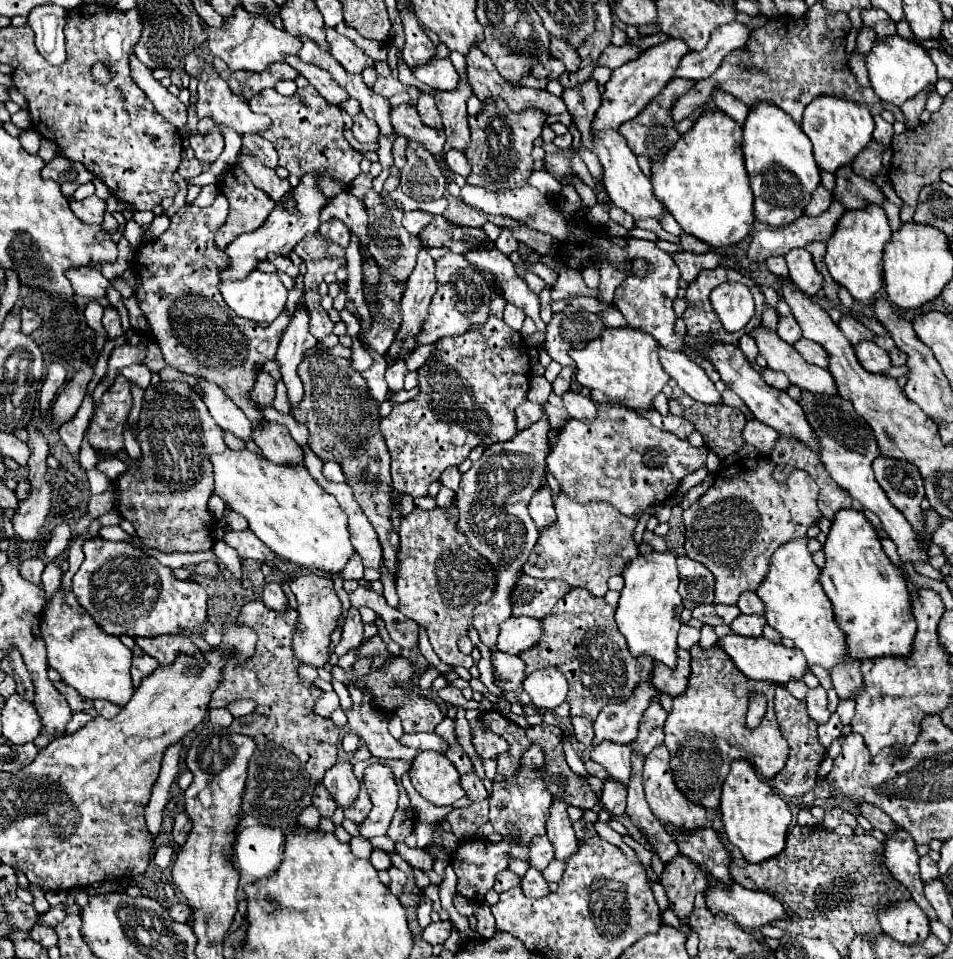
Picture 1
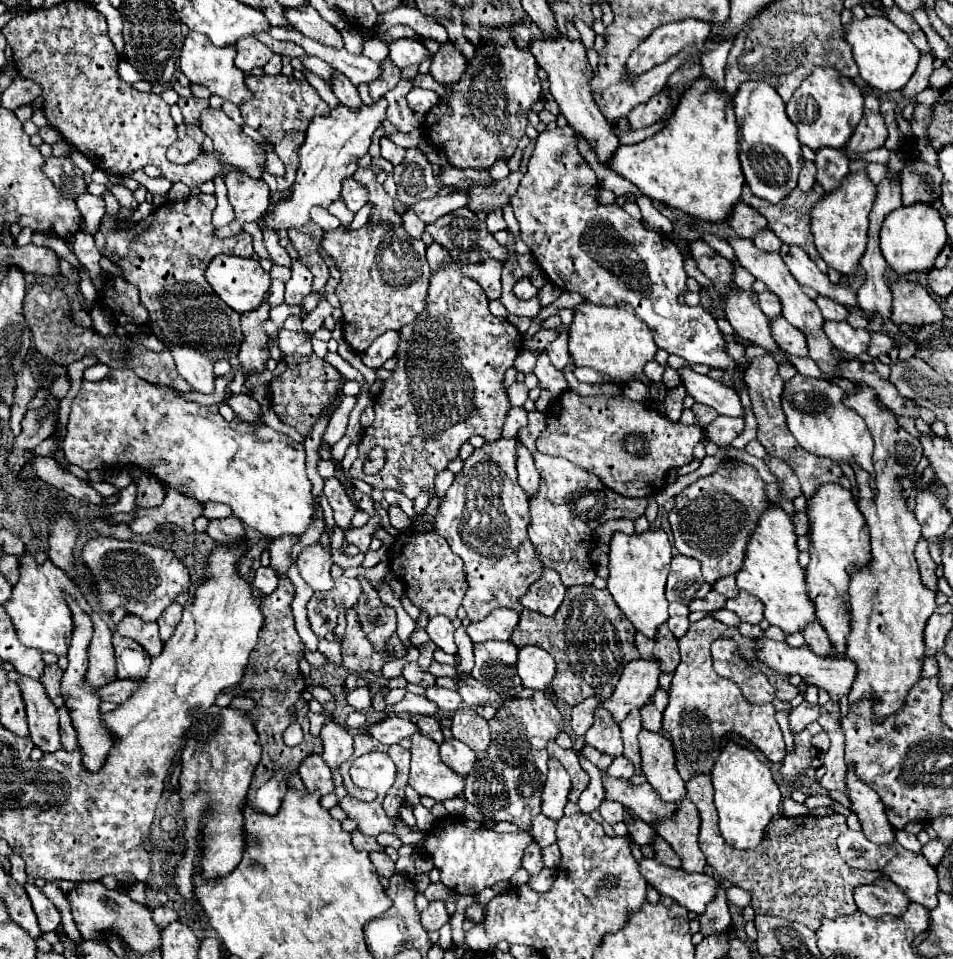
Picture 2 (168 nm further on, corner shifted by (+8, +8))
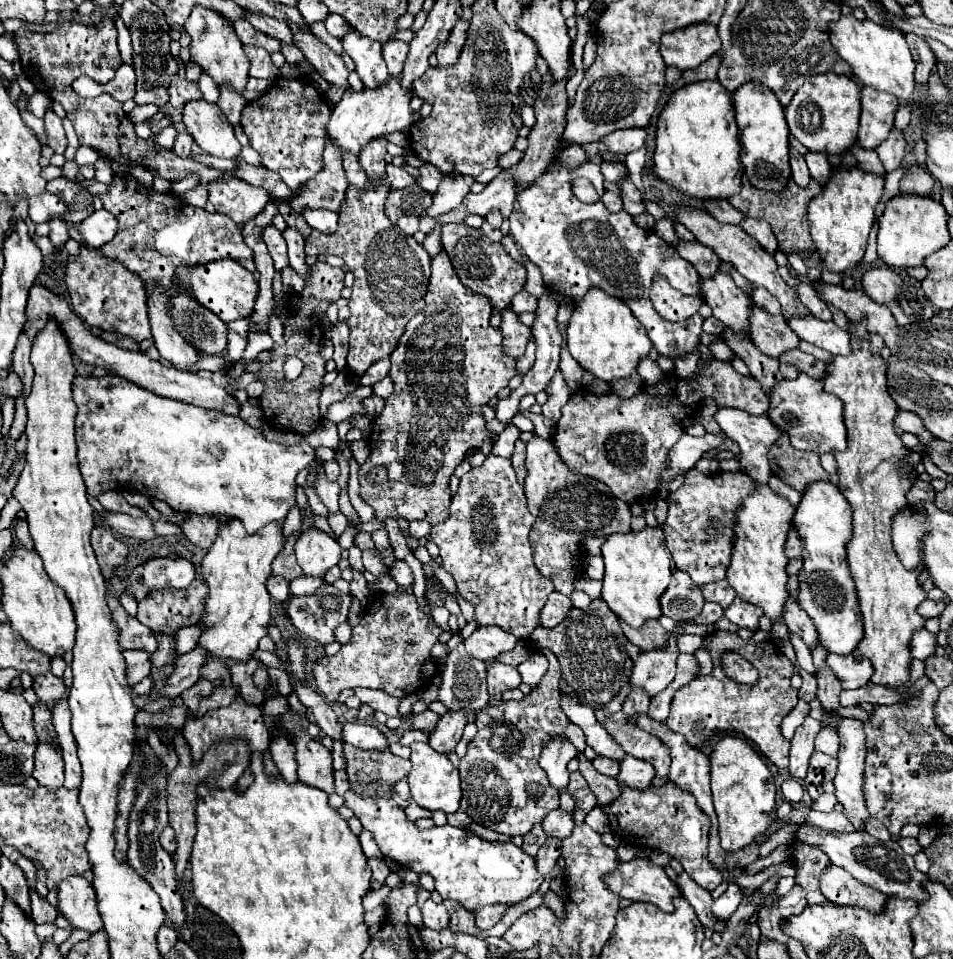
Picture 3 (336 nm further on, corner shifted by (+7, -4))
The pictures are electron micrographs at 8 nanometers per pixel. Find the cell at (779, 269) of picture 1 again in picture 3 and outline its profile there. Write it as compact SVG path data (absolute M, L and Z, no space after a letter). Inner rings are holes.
M743 217L741 227L743 227L753 239L757 239L757 241L763 245L763 249L767 249L769 253L775 253L775 251L777 251L777 239L775 239L775 235L773 235L773 231L771 231L771 227L769 227L767 221Z

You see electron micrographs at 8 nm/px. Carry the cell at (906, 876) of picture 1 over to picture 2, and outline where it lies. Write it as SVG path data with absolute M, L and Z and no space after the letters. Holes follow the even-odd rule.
M852 769L846 773L846 785L850 785L852 811L858 815L864 835L876 845L892 845L896 841L896 829L890 825L878 793L862 783Z

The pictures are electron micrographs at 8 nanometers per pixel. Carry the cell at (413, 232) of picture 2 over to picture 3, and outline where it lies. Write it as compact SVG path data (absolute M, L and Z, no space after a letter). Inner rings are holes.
M403 215L399 217L399 229L403 229L407 235L413 235L419 229L419 219L415 215Z

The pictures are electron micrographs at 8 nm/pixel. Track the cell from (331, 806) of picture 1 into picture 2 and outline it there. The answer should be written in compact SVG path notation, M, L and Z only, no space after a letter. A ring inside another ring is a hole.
M320 755L306 757L306 761L300 765L298 771L300 771L300 777L302 777L302 781L310 793L328 795L334 791L332 773Z

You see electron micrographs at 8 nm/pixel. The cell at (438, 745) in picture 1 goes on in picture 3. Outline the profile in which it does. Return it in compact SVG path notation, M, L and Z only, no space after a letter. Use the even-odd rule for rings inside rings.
M343 723L341 739L359 749L379 749L381 751L387 747L385 735L377 727L363 725L363 723Z

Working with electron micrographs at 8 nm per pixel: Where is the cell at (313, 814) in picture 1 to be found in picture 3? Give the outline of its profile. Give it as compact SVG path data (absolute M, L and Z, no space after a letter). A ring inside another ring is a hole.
M277 735L271 741L271 757L279 769L279 773L285 777L287 783L295 783L297 781L297 761L295 761L295 747L291 743L289 737L285 735Z

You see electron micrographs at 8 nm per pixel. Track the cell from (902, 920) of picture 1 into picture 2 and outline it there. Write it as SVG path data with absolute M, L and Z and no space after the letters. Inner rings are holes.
M882 877L878 883L872 885L860 885L854 891L854 901L858 909L870 917L882 915L900 917L910 905L906 893L902 893L902 889L898 889L898 885L894 885L886 877Z

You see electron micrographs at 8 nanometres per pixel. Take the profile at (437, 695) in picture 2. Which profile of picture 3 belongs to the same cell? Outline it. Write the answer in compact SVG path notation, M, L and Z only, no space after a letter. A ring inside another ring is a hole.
M427 709L427 711L423 711L423 713L415 713L415 715L411 717L411 729L429 735L429 733L435 729L437 721L439 721L439 715Z

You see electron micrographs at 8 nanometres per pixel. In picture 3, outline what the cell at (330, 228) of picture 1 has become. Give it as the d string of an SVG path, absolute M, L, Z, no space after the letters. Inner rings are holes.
M307 209L303 211L307 223L317 231L335 231L337 229L337 213L327 209Z

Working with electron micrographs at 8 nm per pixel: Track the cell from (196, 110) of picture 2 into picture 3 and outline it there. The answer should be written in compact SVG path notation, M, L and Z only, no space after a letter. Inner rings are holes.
M173 75L173 81L169 85L169 103L177 109L183 109L183 105L187 101L193 101L193 99L199 99L203 97L197 83L191 83L187 81L185 77L179 77L179 75Z

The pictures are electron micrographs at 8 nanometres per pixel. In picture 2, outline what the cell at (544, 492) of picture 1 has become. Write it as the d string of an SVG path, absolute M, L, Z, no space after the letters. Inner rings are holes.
M518 443L518 483L520 487L526 491L528 497L534 497L538 493L538 483L540 483L540 477L538 477L538 471L534 467L534 459L532 459L532 453L522 445Z

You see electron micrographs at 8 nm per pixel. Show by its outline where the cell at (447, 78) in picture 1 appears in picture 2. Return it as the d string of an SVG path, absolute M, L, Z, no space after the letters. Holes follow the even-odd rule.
M396 39L390 43L390 59L400 69L420 65L426 57L430 57L430 51L416 39Z

